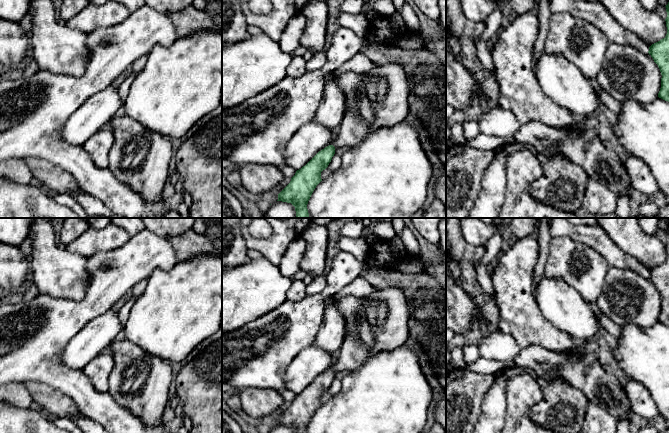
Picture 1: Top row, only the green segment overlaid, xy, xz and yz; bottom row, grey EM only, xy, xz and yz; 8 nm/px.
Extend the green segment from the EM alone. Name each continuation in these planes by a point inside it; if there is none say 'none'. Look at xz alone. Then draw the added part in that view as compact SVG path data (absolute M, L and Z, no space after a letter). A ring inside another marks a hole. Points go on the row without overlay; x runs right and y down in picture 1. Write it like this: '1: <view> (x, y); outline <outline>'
1: xz (378, 322); outline M388 287L364 298L344 297L338 302L346 326L339 357L332 369L356 370L376 352L392 351L409 339L412 314L402 289Z

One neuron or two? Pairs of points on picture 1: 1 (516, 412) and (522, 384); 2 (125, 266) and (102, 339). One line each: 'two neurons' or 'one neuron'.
1: one neuron
2: two neurons

